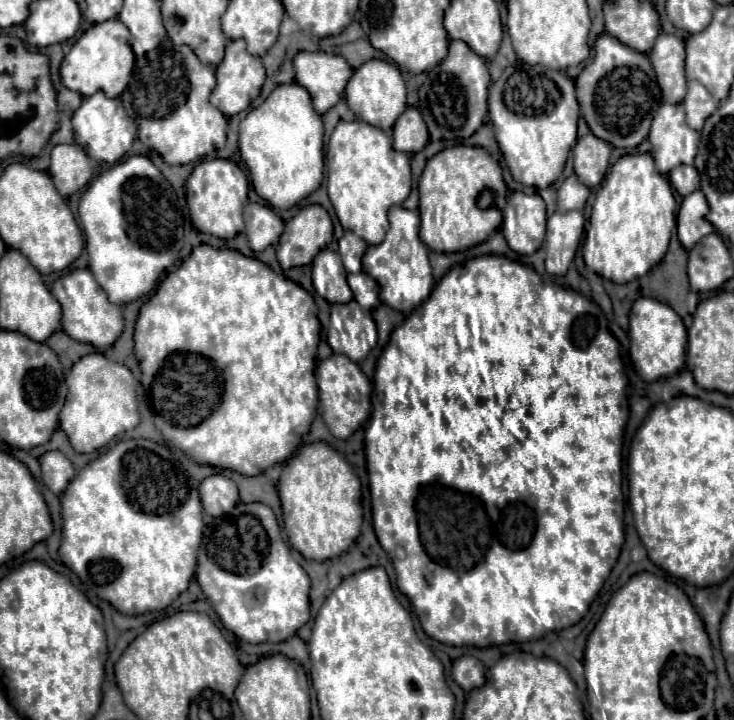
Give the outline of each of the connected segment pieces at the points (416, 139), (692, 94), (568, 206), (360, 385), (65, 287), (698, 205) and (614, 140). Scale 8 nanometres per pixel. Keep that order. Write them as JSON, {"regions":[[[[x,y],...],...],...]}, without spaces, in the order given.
{"regions":[[[[407,107],[393,127],[393,149],[403,153],[417,153],[429,141],[427,125],[415,107]]],[[[689,81],[687,83],[687,95],[683,99],[683,107],[685,107],[685,117],[687,117],[687,125],[691,125],[693,129],[703,129],[705,119],[717,109],[717,101],[711,97],[711,93],[705,89],[705,85],[701,85],[699,81]]],[[[575,175],[567,177],[563,185],[559,187],[559,199],[557,199],[557,211],[581,211],[585,207],[585,201],[589,197],[589,187],[583,185]]],[[[331,355],[323,361],[319,361],[315,377],[317,377],[319,394],[319,415],[323,417],[331,435],[335,435],[337,439],[347,439],[361,425],[365,425],[371,415],[371,383],[369,383],[369,379],[363,375],[359,365],[353,363],[345,355]]],[[[75,269],[67,275],[59,277],[51,287],[53,297],[61,303],[63,309],[63,331],[83,343],[91,343],[97,349],[111,347],[117,337],[123,331],[123,313],[119,305],[113,305],[107,301],[107,295],[101,291],[99,283],[95,281],[93,273],[89,269]]],[[[695,191],[683,199],[677,213],[677,235],[685,249],[691,249],[701,237],[715,231],[715,227],[705,219],[707,213],[707,199],[701,191]]],[[[601,33],[595,41],[593,61],[575,79],[581,115],[595,137],[613,147],[637,147],[649,131],[653,115],[659,107],[659,87],[655,71],[645,53],[639,53],[609,33]]]]}

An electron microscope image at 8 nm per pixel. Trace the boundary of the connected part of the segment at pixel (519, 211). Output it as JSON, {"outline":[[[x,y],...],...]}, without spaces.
{"outline":[[[523,191],[511,193],[503,209],[501,231],[515,253],[535,253],[545,239],[545,201]]]}

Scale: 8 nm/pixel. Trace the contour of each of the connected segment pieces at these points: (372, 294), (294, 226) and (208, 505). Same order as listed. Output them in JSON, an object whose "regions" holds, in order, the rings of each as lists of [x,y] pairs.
{"regions":[[[[367,273],[347,275],[347,283],[349,283],[351,291],[353,291],[355,301],[359,301],[359,305],[365,311],[371,311],[379,303],[379,285]]],[[[307,205],[285,223],[283,237],[277,243],[277,259],[283,269],[309,265],[321,249],[333,239],[333,225],[323,205]]],[[[221,473],[205,477],[199,485],[199,495],[205,513],[209,513],[211,517],[221,517],[223,513],[229,513],[239,501],[235,481]]]]}

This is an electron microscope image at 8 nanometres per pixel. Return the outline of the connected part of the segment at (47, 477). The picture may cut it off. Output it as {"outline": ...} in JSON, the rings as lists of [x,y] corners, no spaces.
{"outline":[[[49,451],[39,457],[41,471],[43,471],[43,483],[55,493],[63,493],[67,483],[75,477],[75,469],[71,461],[61,451]]]}

